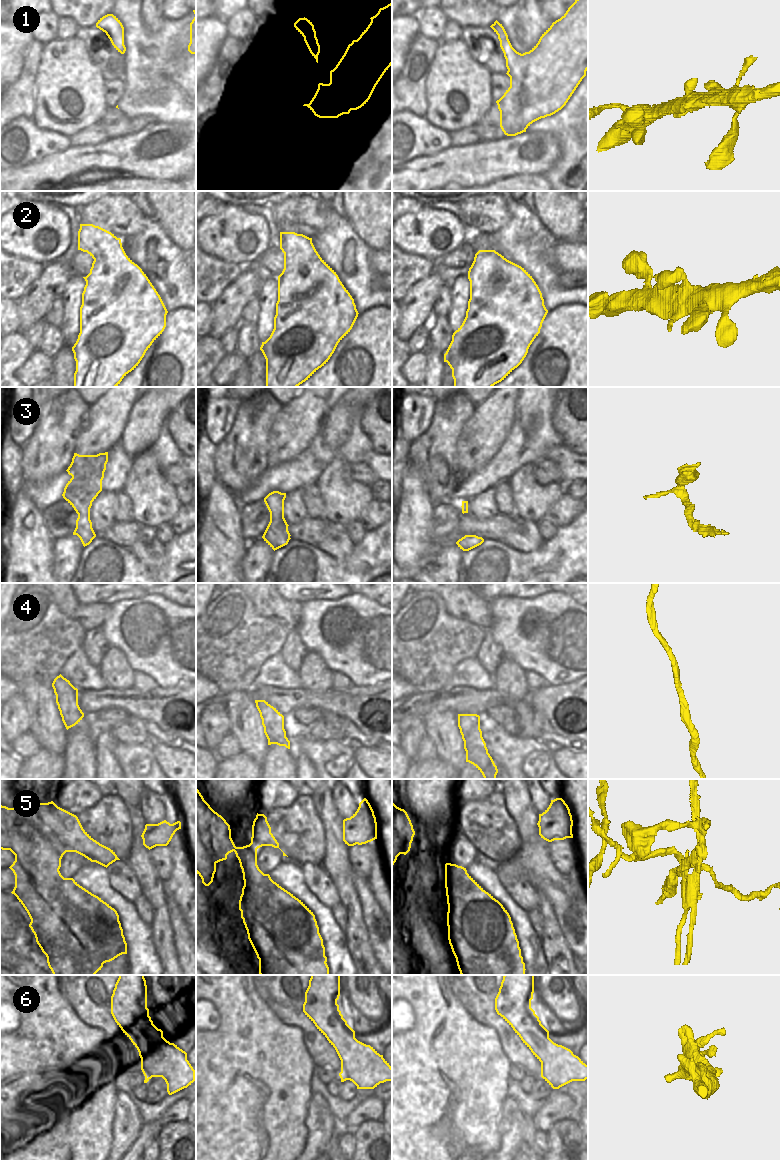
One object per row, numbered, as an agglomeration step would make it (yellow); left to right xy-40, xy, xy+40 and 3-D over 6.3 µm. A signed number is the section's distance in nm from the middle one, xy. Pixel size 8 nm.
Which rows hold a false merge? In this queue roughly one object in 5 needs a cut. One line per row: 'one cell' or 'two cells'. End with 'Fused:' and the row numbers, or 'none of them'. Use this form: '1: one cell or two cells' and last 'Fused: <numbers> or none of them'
1: one cell
2: one cell
3: one cell
4: one cell
5: two cells
6: one cell
Fused: 5

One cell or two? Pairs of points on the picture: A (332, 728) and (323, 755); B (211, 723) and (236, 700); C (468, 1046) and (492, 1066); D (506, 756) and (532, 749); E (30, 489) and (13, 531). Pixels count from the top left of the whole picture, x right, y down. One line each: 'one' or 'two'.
A: two
B: two
C: one
D: one
E: two

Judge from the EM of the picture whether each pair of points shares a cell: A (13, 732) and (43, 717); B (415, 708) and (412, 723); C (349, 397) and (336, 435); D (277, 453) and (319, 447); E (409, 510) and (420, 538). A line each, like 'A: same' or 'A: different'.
A: different
B: different
C: same
D: different
E: same

